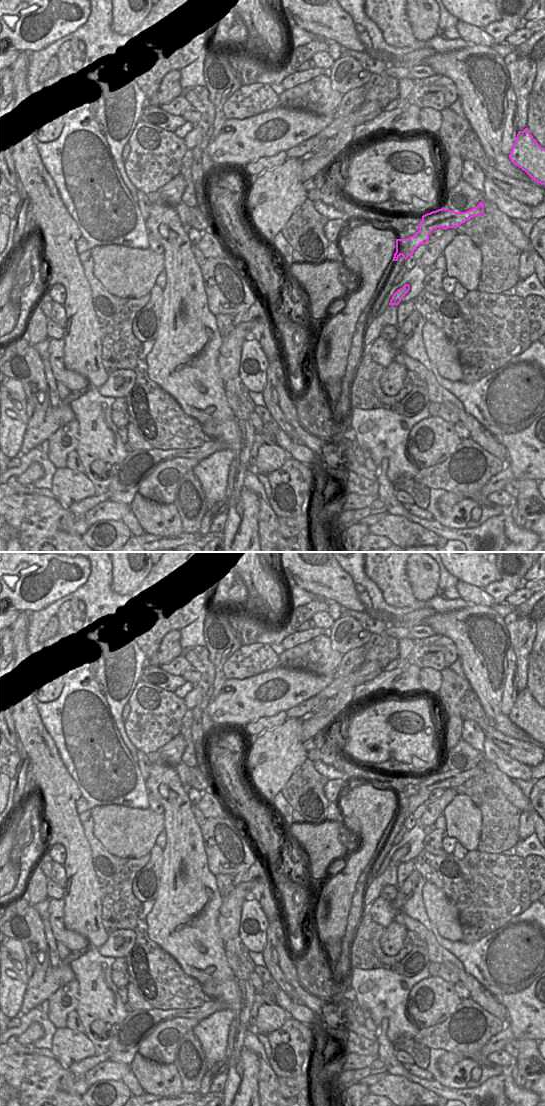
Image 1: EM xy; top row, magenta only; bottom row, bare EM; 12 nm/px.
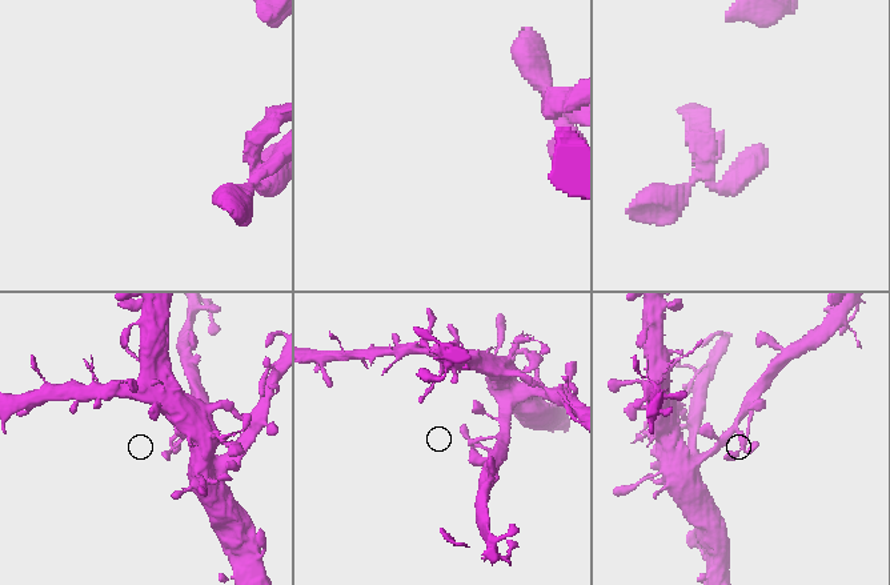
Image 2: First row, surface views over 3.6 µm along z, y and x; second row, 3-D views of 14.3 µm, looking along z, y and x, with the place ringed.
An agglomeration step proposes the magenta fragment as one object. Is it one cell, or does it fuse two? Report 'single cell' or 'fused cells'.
single cell

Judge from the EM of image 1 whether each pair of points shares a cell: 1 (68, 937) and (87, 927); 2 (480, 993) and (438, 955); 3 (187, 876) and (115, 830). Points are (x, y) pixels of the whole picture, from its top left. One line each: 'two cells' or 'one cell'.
1: two cells
2: one cell
3: two cells

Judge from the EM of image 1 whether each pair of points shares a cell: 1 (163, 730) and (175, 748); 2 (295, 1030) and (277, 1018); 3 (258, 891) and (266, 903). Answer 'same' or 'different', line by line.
1: different
2: different
3: same

